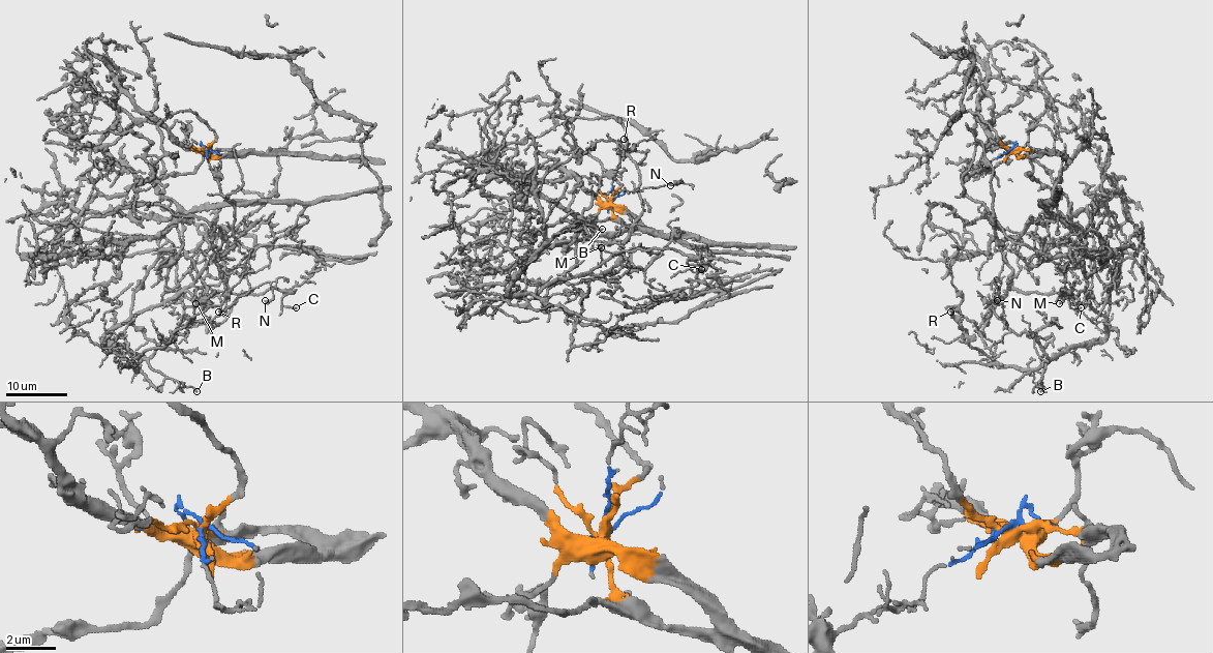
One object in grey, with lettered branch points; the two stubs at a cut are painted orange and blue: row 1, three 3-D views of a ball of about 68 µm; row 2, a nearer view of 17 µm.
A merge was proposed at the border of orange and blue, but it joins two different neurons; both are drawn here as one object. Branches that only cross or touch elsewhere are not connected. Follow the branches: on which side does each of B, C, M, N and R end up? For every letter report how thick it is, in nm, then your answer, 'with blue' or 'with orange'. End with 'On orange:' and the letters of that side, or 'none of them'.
B: 140 nm thick; with blue
C: 160 nm thick; with blue
M: 70 nm thick; with blue
N: 150 nm thick; with blue
R: 130 nm thick; with blue
On orange: none of them

